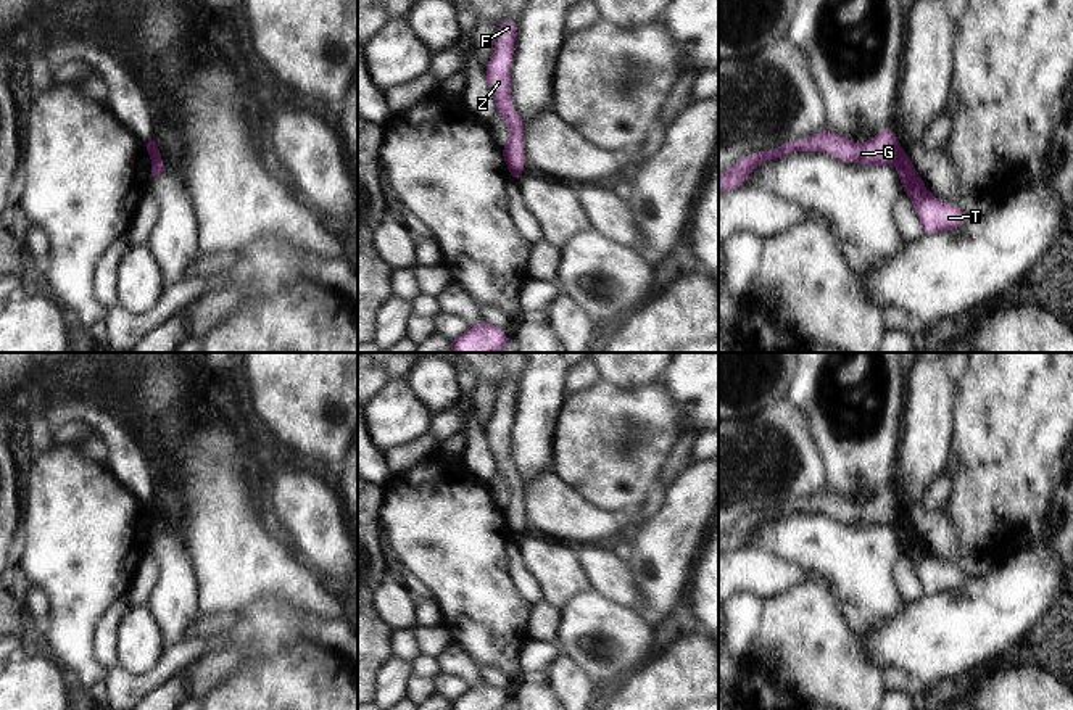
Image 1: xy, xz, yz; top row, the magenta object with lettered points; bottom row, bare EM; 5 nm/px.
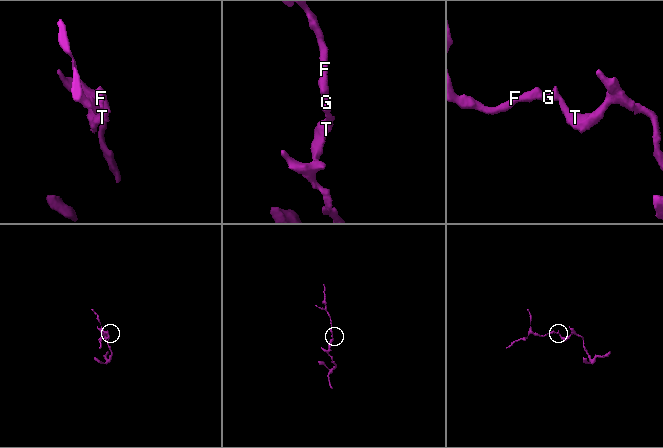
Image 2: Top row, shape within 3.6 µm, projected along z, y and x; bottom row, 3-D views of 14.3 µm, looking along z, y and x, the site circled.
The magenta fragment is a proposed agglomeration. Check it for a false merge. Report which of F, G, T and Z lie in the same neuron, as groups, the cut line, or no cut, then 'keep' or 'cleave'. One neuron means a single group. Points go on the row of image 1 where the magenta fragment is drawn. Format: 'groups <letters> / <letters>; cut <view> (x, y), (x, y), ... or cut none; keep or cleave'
groups F G Z / T; cut yz (903, 148), (894, 161); cleave

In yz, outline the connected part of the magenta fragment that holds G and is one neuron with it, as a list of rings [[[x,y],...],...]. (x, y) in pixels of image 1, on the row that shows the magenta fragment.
[[[893,124],[883,127],[865,143],[847,140],[825,127],[810,137],[785,142],[775,150],[749,153],[740,158],[725,172],[719,172],[719,193],[744,187],[746,177],[757,166],[796,151],[828,153],[841,159],[844,164],[862,163],[868,166],[888,166],[897,161],[902,150],[904,147],[899,143]]]

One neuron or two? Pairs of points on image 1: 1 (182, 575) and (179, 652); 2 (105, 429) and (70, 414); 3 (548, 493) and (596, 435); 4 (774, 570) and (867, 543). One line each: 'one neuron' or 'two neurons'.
1: two neurons
2: one neuron
3: two neurons
4: two neurons

